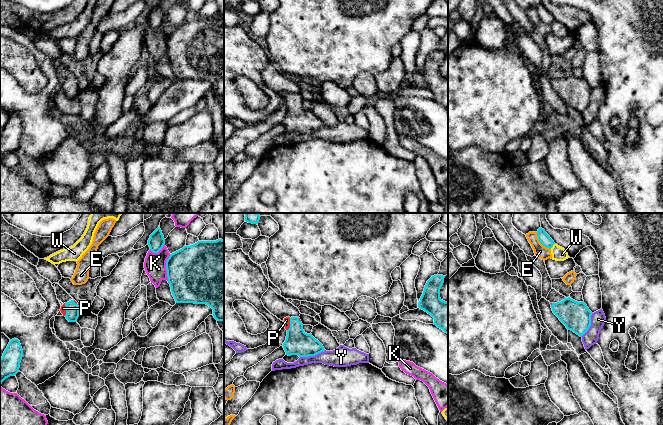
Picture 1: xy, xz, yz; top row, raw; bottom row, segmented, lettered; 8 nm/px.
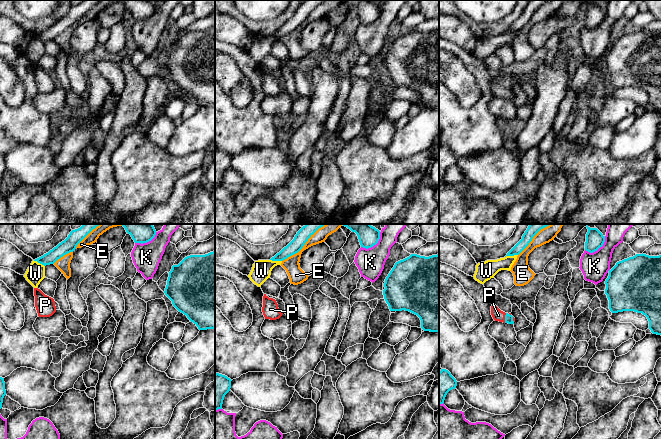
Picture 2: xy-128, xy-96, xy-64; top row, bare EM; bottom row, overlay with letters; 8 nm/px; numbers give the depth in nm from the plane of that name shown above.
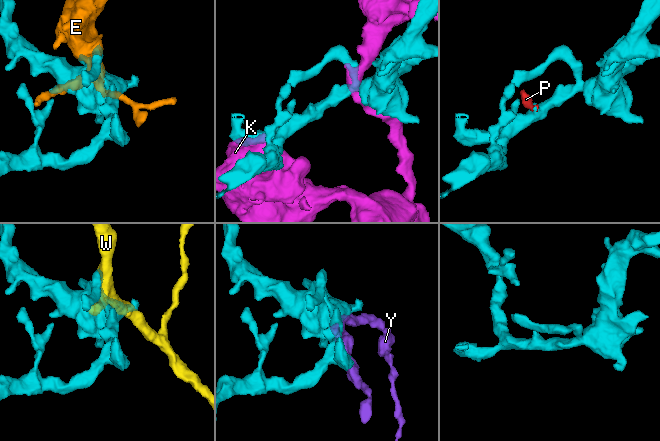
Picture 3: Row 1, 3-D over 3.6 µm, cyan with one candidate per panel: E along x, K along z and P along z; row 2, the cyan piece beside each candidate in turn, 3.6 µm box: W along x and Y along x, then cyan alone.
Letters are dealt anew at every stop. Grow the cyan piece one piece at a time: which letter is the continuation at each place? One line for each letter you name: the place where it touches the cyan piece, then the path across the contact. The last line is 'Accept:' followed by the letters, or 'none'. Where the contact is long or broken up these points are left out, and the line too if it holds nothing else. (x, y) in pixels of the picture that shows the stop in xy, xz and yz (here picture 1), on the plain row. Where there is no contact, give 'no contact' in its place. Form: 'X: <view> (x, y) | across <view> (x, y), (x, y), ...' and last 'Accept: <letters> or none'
P: xz (290, 100) | across xz (297, 118), (295, 105), (290, 100), (286, 96)
Accept: P

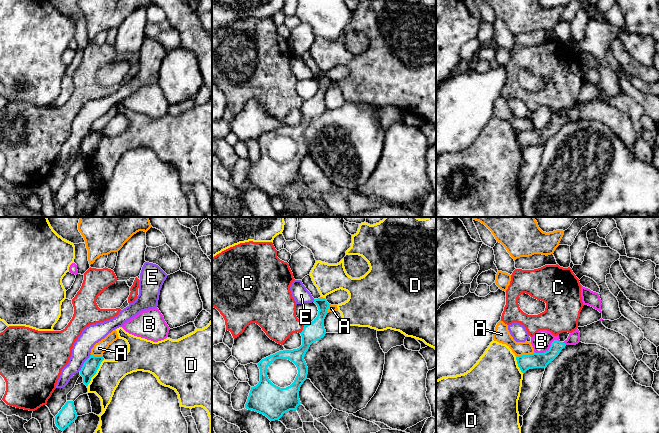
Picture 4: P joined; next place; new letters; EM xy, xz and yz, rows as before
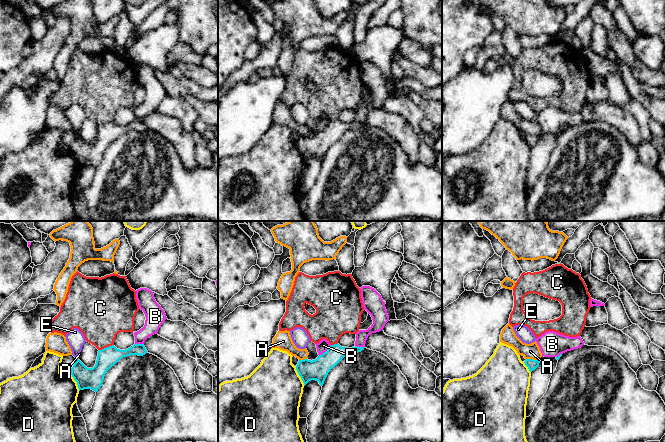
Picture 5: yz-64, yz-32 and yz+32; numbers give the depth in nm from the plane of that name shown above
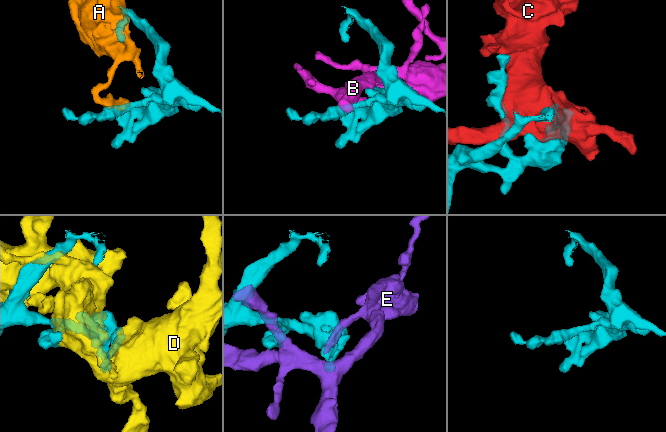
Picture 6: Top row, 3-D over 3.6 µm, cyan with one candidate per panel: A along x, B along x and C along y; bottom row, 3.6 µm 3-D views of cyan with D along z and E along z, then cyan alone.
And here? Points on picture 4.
Accept: none

